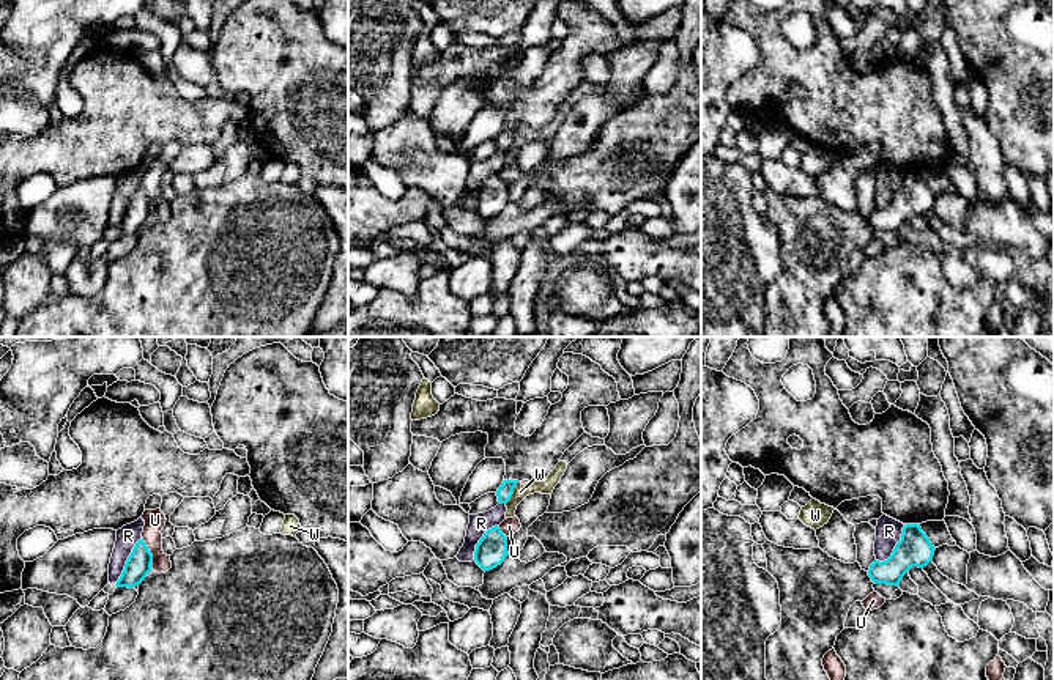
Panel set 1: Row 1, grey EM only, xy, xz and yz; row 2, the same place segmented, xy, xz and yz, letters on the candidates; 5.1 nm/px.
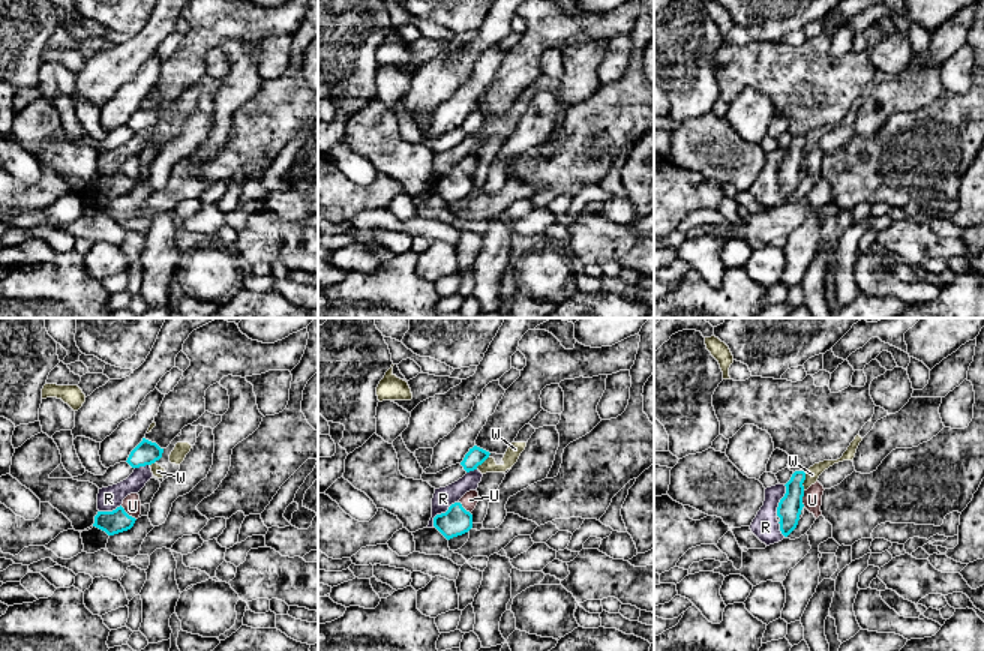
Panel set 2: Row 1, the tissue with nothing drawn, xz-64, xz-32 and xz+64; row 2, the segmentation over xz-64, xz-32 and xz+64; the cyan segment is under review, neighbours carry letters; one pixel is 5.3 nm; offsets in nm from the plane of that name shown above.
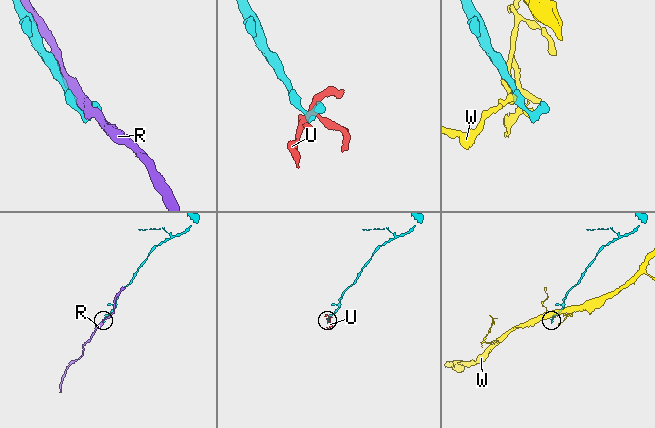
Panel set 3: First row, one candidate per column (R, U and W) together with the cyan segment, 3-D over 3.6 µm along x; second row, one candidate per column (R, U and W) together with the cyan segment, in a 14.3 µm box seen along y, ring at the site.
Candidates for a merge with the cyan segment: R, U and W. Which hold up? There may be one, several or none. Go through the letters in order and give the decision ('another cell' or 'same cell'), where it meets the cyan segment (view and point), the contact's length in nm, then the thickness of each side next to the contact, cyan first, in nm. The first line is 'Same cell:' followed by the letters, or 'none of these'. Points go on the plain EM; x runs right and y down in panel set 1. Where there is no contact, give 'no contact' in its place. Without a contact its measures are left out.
Same cell: none of these
R: another cell; meets cyan in xy at (126, 208); contact 280 nm long; 130 nm thick on the cyan side, 110 nm on the other
U: another cell; meets cyan in xy at (150, 200); contact 170 nm long; 130 nm thick on the cyan side, 110 nm on the other
W: another cell; meets cyan in xz at (512, 140); contact 140 nm long; 80 nm thick on the cyan side, 80 nm on the other

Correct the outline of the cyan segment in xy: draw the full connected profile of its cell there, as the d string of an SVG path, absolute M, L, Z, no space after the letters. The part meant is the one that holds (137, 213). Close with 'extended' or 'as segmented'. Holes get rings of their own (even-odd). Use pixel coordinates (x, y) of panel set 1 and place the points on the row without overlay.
M142 186L135 190L131 203L126 208L124 217L115 233L128 236L139 233L151 219L151 211L153 201Z | as segmented

